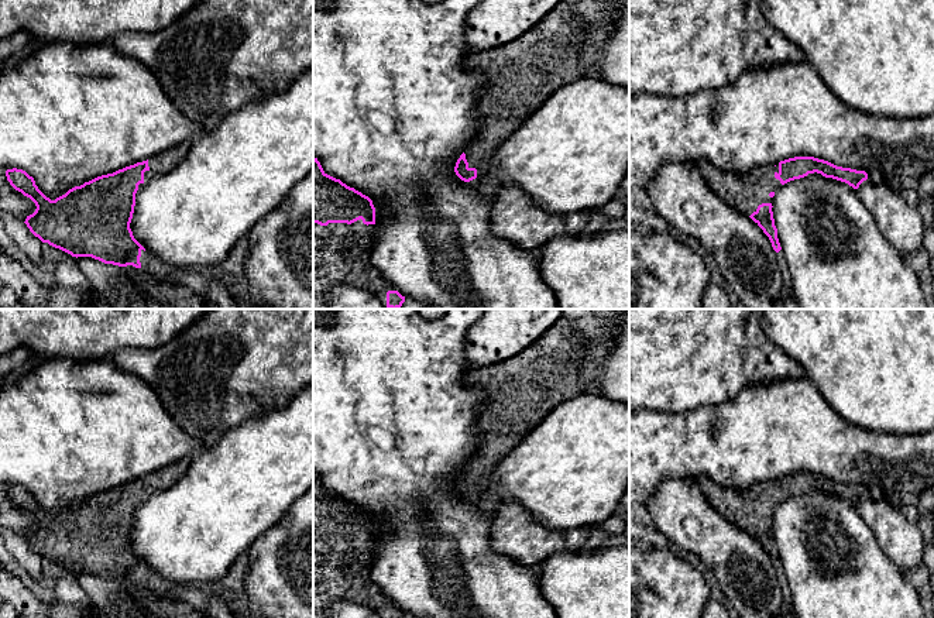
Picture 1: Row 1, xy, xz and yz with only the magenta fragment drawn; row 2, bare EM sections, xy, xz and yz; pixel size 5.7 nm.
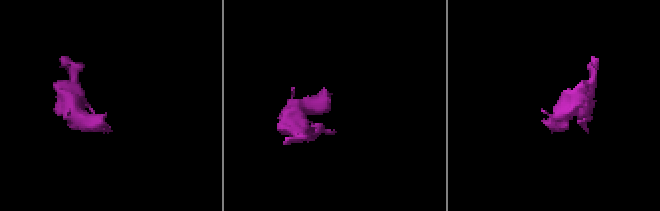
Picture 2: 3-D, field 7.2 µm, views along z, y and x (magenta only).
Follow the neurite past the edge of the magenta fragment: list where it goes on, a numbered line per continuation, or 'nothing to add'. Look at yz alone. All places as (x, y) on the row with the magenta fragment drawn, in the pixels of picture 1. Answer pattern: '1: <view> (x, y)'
1: yz (742, 192)

